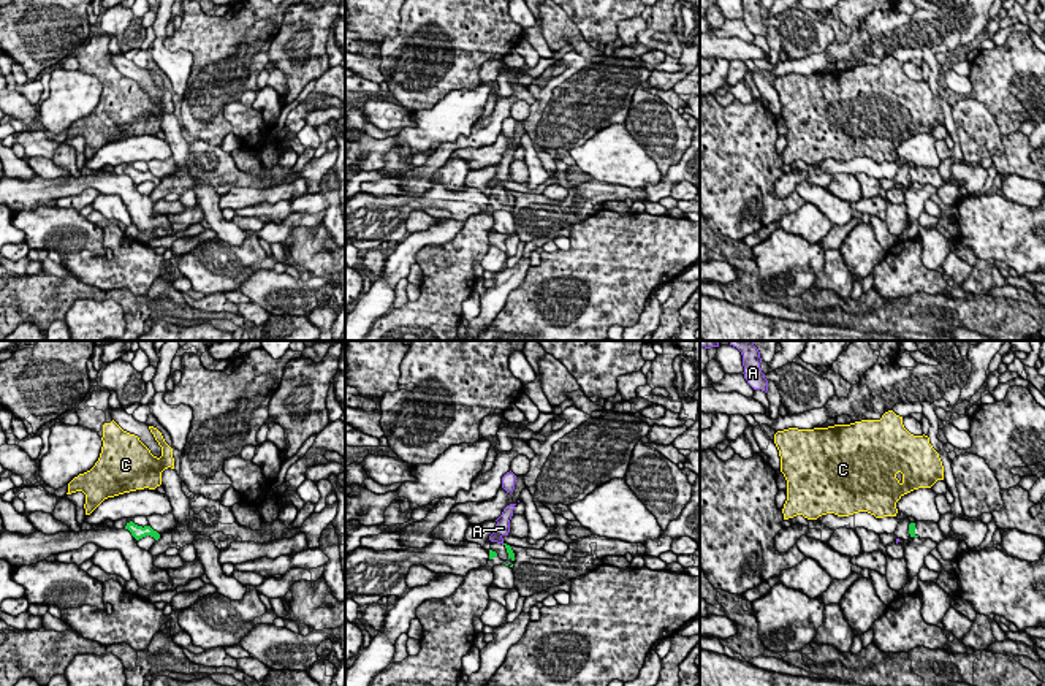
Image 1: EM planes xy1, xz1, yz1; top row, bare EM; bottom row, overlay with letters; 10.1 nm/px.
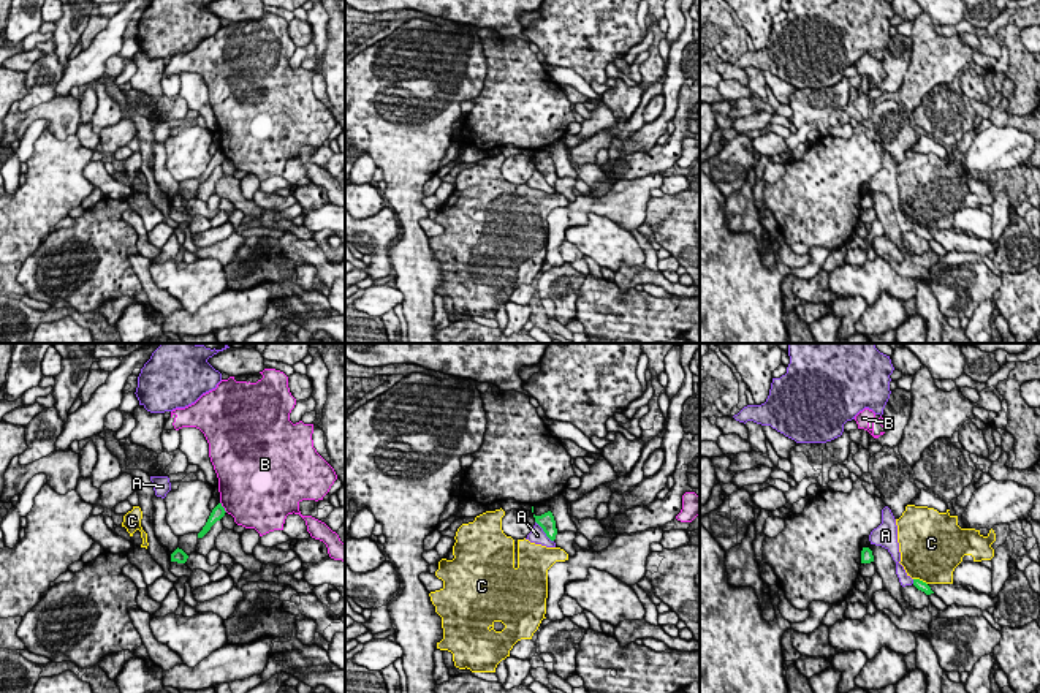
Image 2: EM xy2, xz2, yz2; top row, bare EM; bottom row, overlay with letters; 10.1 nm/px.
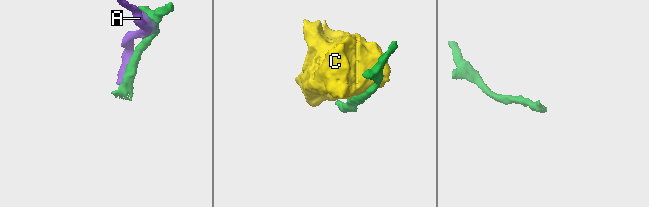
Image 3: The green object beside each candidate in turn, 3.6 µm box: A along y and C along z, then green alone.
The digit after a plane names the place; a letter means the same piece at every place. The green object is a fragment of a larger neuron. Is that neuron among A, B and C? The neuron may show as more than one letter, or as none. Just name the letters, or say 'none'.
none

